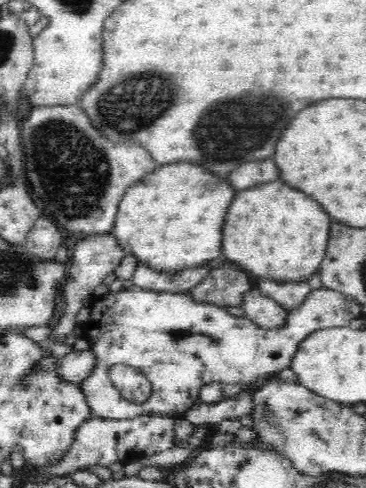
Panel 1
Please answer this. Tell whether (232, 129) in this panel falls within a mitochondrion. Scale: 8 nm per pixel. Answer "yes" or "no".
yes

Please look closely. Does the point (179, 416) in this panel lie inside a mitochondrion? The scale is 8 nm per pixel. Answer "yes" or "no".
no

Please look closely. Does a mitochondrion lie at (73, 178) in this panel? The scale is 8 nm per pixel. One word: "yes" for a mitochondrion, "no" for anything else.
yes

